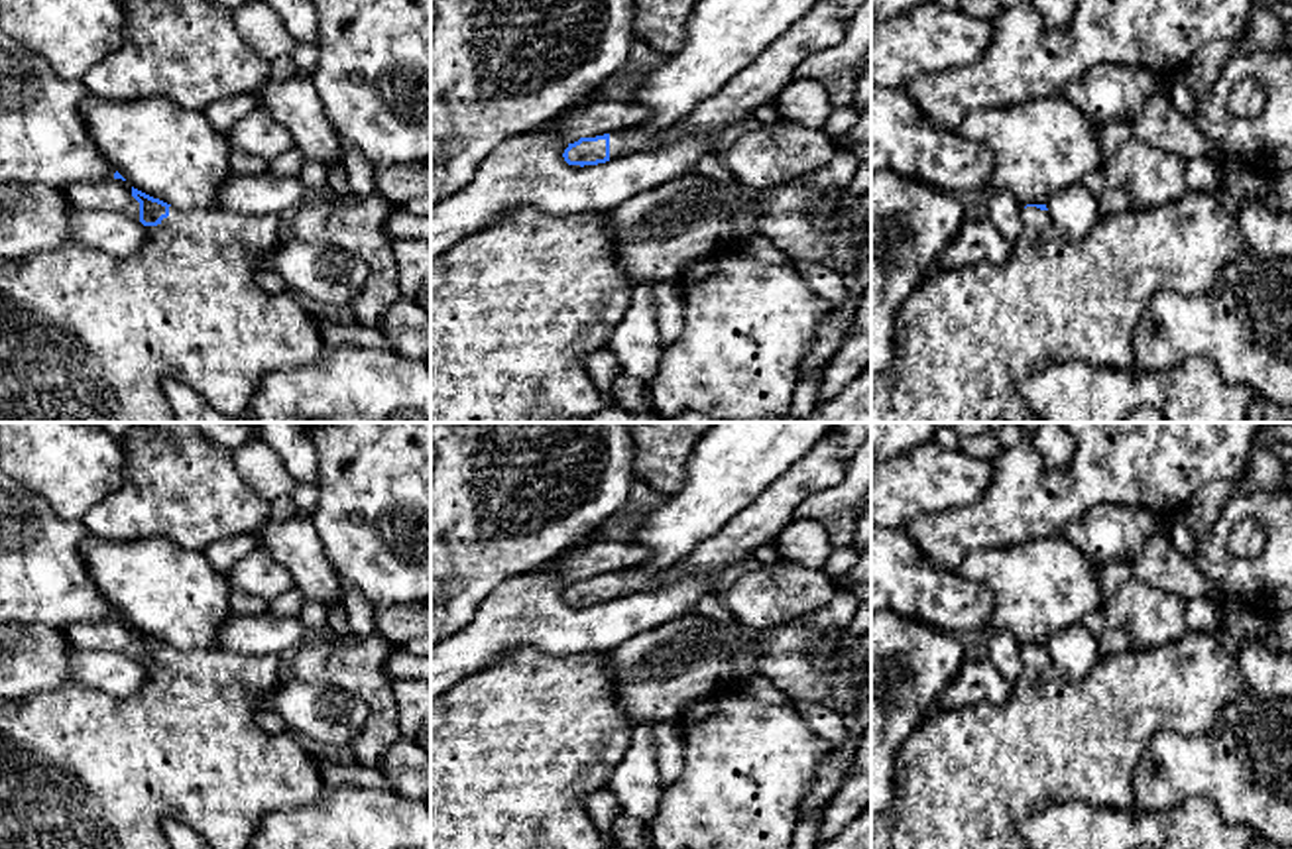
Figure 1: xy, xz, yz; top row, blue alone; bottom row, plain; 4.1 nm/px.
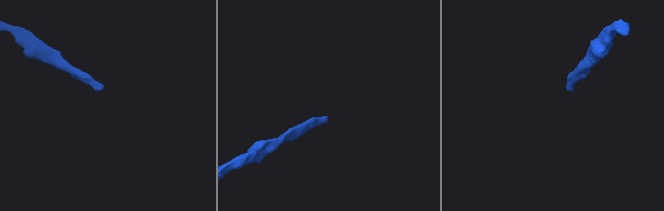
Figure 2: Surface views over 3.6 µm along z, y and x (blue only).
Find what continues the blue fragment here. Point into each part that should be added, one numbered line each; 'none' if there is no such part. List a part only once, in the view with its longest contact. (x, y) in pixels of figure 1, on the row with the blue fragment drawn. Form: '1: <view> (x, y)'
1: xy (85, 337)

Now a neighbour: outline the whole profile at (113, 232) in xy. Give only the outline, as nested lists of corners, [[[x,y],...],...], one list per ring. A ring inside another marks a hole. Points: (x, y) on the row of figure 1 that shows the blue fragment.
[[[73,206],[69,228],[73,240],[116,257],[136,255],[149,238],[147,228],[140,220],[112,210],[83,210]]]

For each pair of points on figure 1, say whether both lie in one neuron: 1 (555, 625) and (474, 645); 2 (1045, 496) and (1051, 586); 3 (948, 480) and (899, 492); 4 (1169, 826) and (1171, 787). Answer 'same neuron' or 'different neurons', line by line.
1: same neuron
2: different neurons
3: same neuron
4: different neurons

